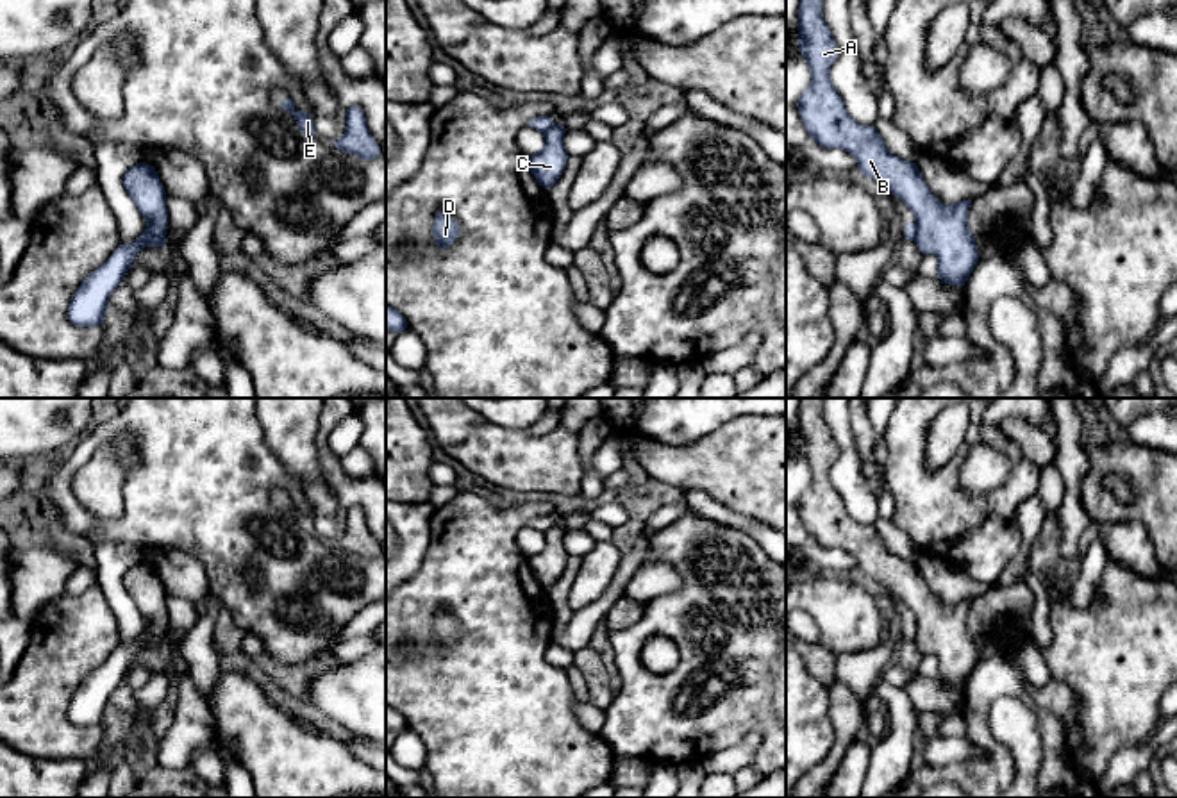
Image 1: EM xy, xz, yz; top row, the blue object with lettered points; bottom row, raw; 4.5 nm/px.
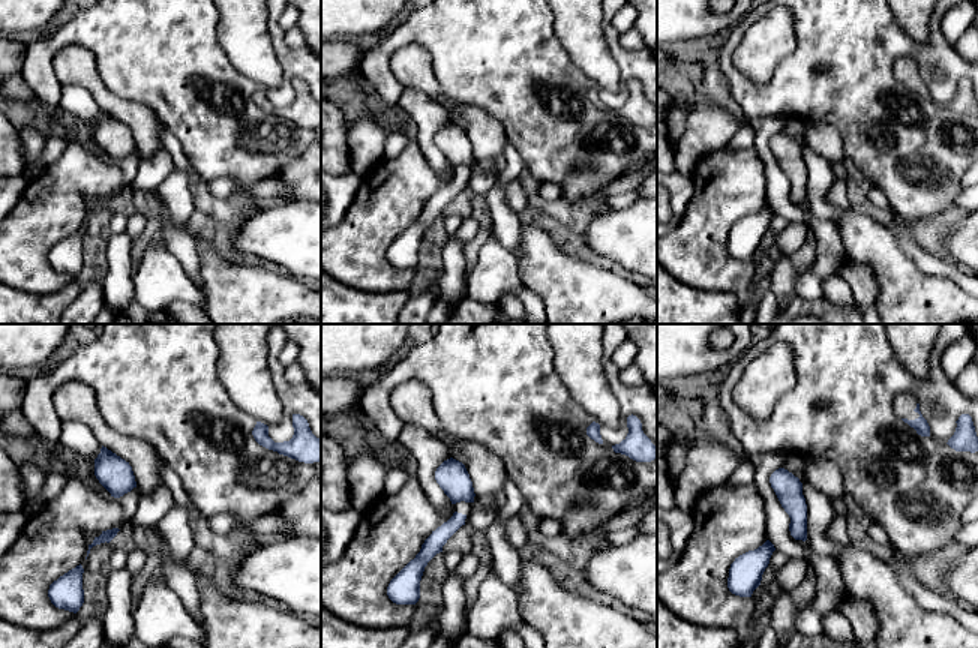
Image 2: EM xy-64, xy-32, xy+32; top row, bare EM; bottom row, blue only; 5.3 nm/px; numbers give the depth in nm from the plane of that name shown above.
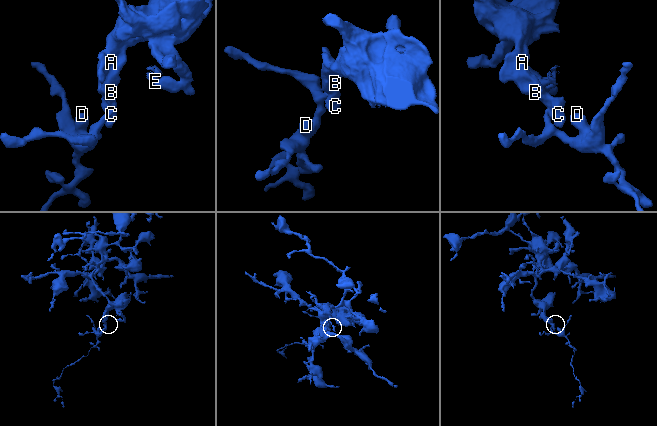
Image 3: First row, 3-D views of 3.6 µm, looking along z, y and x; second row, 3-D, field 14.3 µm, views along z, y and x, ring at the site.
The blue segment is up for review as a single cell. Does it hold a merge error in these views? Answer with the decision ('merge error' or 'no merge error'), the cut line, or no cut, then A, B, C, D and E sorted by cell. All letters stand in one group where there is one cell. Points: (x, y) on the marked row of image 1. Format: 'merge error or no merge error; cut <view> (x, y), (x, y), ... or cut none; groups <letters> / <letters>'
merge error; cut xy (147, 227), (145, 245); groups A B C E / D

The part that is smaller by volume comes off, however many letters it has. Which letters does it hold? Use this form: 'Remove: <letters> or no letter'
Remove: D

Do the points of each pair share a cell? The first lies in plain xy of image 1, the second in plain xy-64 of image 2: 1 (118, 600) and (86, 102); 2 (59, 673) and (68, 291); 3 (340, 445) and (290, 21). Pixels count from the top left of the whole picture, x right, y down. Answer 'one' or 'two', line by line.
1: one
2: two
3: one

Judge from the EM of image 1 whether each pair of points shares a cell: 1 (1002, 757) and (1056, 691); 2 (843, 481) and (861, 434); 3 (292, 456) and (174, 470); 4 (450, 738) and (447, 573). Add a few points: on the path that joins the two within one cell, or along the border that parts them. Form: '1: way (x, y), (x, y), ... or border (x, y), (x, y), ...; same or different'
1: border (1024, 679), (1024, 689), (1049, 709), (1067, 732); different
2: border (849, 416), (867, 488); different
3: border (258, 420), (267, 447), (299, 488); different
4: way (472, 697), (472, 615); same

